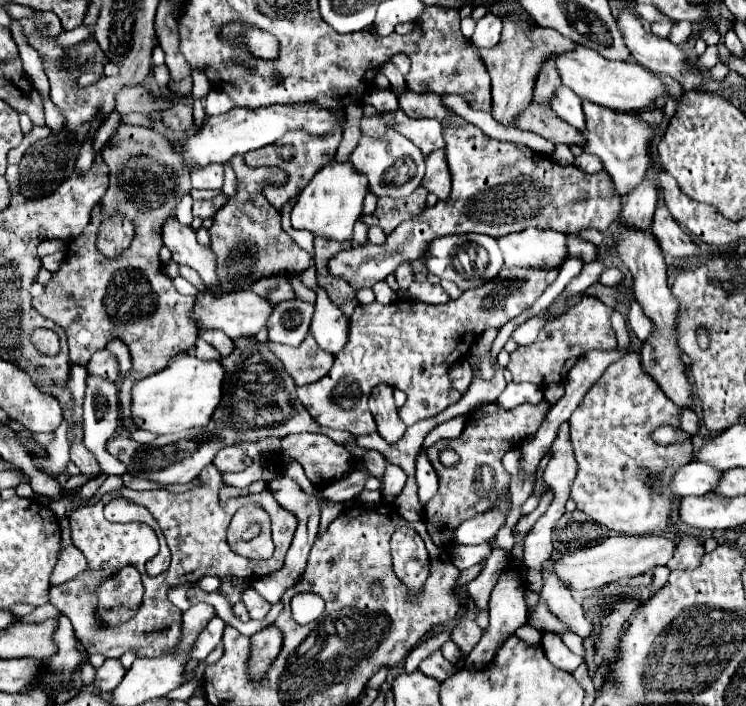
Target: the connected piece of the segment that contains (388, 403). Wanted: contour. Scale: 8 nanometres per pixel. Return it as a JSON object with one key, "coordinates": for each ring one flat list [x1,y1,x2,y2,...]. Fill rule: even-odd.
{"coordinates":[[377,385,369,397,369,409,375,417,379,435,389,445,395,445,403,437,407,425,397,415,397,407,393,401,393,389,389,385]]}

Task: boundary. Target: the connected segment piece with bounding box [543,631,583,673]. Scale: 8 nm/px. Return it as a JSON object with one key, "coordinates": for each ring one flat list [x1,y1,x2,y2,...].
{"coordinates":[[545,631,543,633,543,651,547,655,547,659,561,671,567,671,567,673,573,673,579,665,581,665,581,657,571,653,567,649,567,645,563,643,561,635,553,633,553,631]]}

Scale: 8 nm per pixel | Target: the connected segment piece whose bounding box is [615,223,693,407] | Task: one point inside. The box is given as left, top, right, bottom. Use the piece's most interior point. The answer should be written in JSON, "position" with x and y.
{"position":[637,248]}

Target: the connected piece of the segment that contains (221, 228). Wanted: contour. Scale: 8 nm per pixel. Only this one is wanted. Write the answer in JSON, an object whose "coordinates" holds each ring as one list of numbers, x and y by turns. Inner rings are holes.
{"coordinates":[[233,157,231,161,231,167,237,175,237,193,233,197,227,199,227,205,223,205,215,217,213,217,213,225,209,229,209,235,211,235,211,249,213,253,217,255,217,273,219,273,219,279,223,281,221,285,215,285,215,287,209,287,211,293,233,293,239,287,239,283,233,283,233,279,237,277,243,277,243,275,237,275,229,269,229,259,235,259,239,261,245,269,247,265,253,267,251,269,251,275,253,275,253,283,257,279,263,279,263,277,273,277,273,275,299,275,303,269,307,269,309,265,309,253,303,251,281,227,281,215,277,209,273,209,273,205,267,201,267,197,263,195,263,187,265,185,275,185,275,187,281,187,287,177,285,177,285,171,279,169,279,167,249,167,245,165,243,157],[241,251,251,251,251,253,257,253,257,255,249,255,249,253,241,253],[241,253,241,255,237,255],[229,281,229,283,225,283]]}

